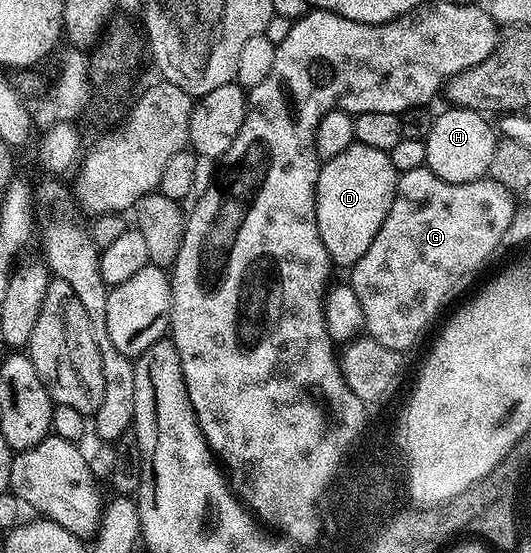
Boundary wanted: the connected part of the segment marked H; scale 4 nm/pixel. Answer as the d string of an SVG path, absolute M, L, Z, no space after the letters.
M445 108L433 119L431 132L425 138L427 160L425 165L439 180L447 180L451 184L467 184L486 177L491 168L491 156L495 156L495 148L499 141L498 131L488 122L486 115L480 110L459 110Z

